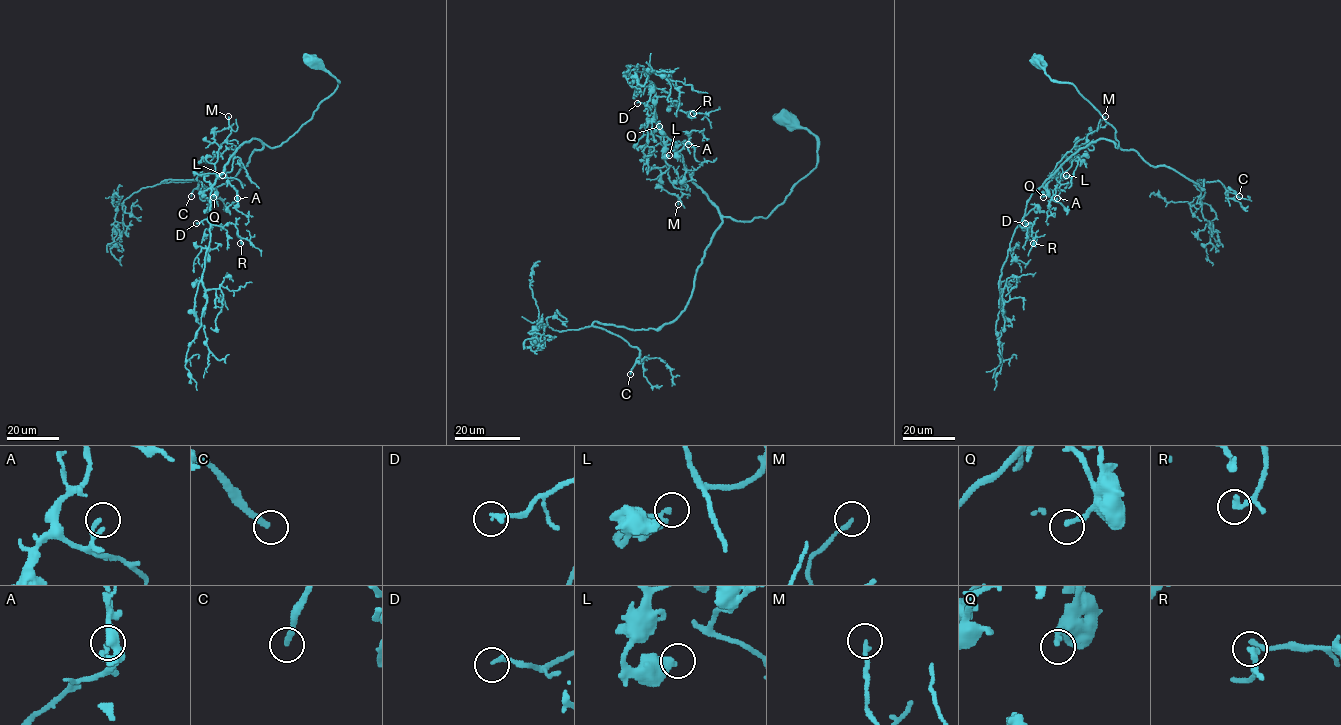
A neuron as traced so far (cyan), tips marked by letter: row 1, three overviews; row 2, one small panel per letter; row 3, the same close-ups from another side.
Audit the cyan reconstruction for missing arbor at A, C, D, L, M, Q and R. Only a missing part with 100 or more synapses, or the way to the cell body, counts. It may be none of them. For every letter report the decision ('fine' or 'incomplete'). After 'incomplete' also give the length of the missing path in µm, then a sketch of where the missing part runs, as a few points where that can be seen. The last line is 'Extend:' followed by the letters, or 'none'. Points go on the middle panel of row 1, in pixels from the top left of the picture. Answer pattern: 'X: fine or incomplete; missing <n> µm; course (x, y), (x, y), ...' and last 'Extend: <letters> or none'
A: fine
C: incomplete; missing 110 µm; course (630, 374), (622, 386), (632, 390), (638, 374), (630, 399), (601, 402), (594, 392), (615, 378), (624, 396)
D: fine
L: fine
M: fine
Q: fine
R: fine
Extend: C

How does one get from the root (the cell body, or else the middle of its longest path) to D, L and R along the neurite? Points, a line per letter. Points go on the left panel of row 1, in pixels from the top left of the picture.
D: (314, 62), (337, 80), (336, 89), (279, 145), (245, 141), (211, 187), (207, 218), (196, 223)
L: (314, 62), (337, 80), (336, 89), (279, 145), (270, 147), (257, 139), (245, 141), (216, 178), (222, 175)
R: (314, 62), (337, 80), (336, 89), (279, 145), (245, 141), (211, 187), (208, 221), (233, 223), (240, 243)

